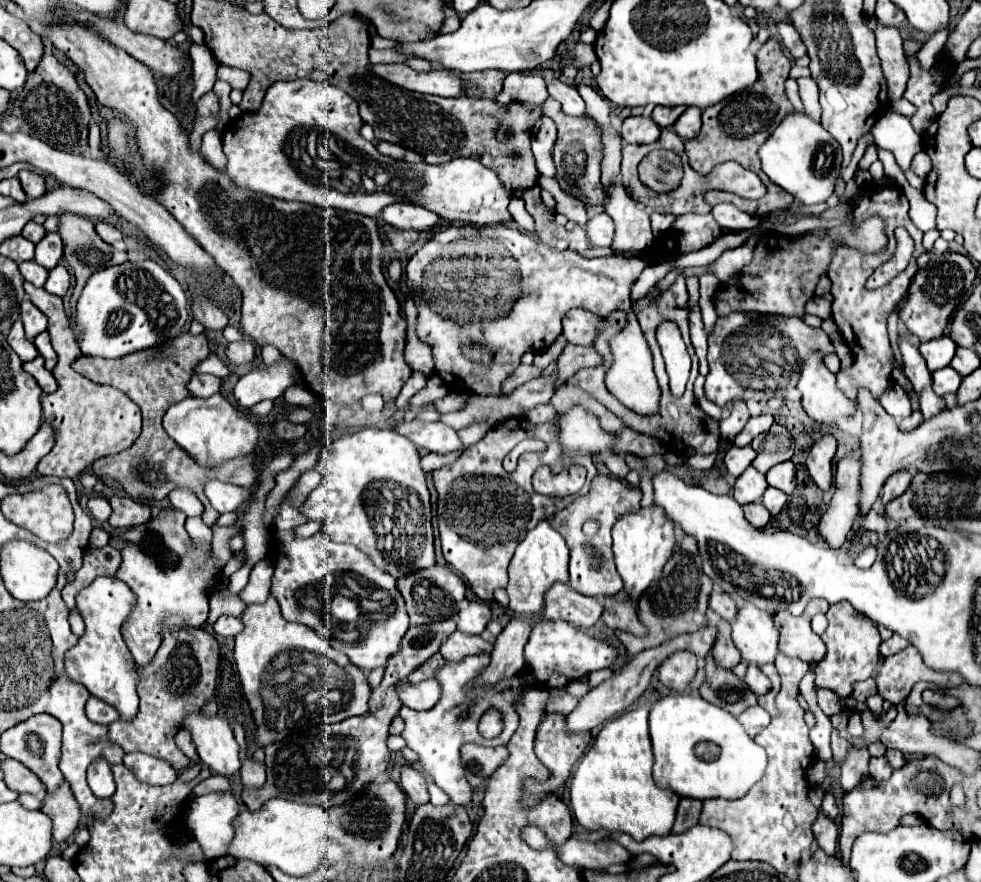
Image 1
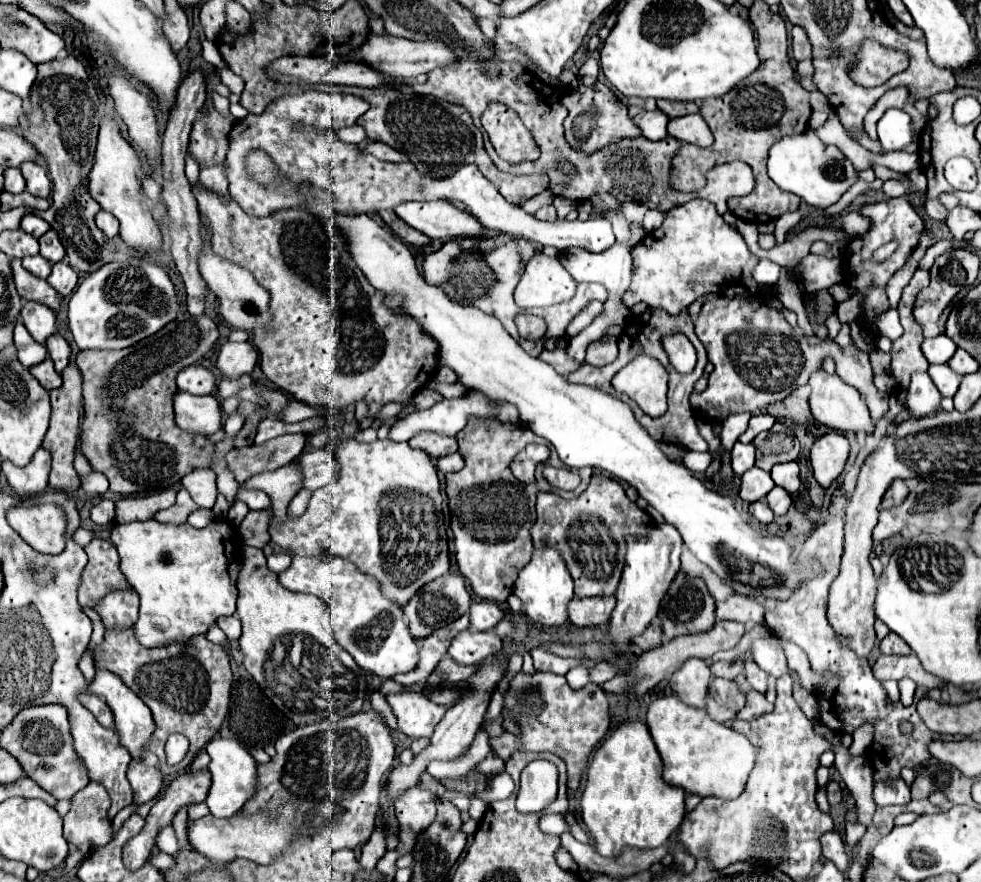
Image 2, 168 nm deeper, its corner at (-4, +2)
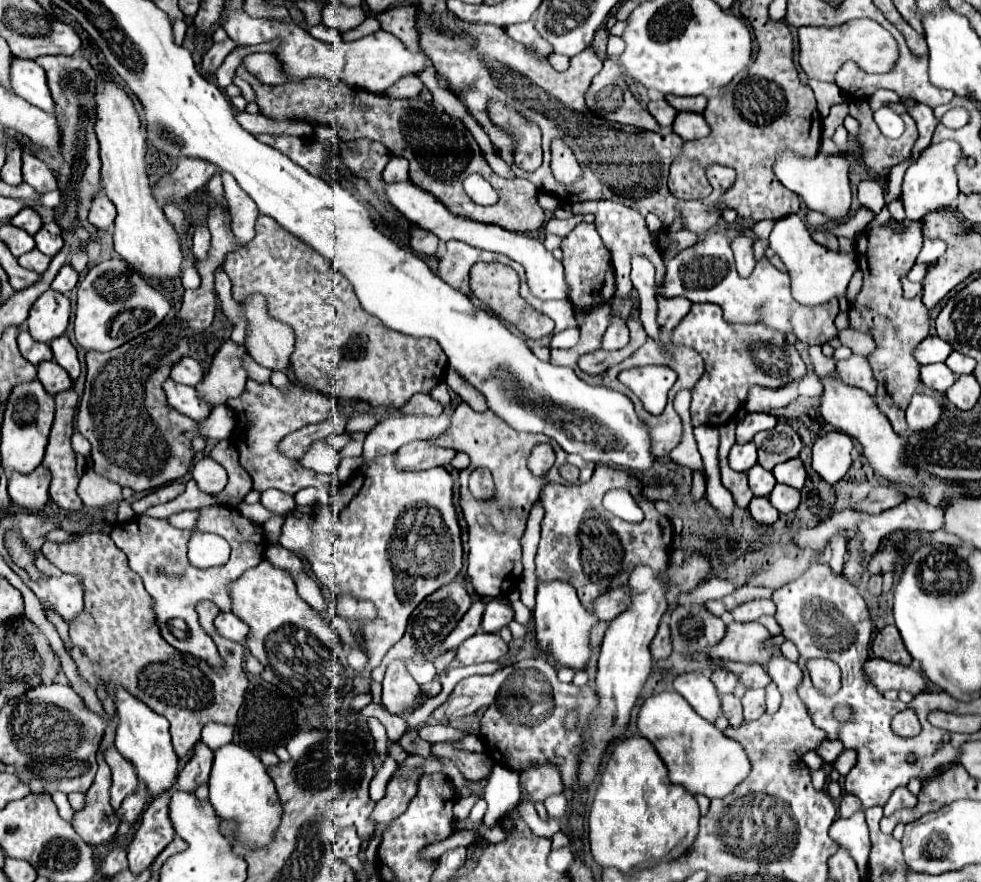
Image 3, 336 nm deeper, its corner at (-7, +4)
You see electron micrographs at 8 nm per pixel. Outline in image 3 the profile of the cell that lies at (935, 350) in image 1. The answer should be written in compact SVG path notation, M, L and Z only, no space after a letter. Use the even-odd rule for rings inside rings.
M927 336L923 342L919 342L913 356L919 364L935 364L945 362L951 352L953 348L945 340L941 340L939 336Z

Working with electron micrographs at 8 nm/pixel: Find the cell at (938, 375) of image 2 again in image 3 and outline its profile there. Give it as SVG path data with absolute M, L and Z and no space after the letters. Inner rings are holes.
M933 364L933 366L921 366L921 382L937 392L947 392L953 382L957 380L957 376L945 366L945 364Z

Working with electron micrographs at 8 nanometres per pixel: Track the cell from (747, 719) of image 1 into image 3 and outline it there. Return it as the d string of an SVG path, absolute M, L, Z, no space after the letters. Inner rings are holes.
M747 690L741 702L745 720L755 720L765 712L765 690Z

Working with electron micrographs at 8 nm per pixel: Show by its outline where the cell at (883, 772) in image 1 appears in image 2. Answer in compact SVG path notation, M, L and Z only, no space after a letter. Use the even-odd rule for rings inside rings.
M880 780L874 784L874 802L878 806L888 804L908 804L910 802L910 788L904 780Z

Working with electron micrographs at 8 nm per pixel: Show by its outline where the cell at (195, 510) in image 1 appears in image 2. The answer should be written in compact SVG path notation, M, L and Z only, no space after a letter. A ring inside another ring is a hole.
M194 470L182 478L182 488L186 488L192 500L200 508L212 508L216 502L216 474L212 470Z

